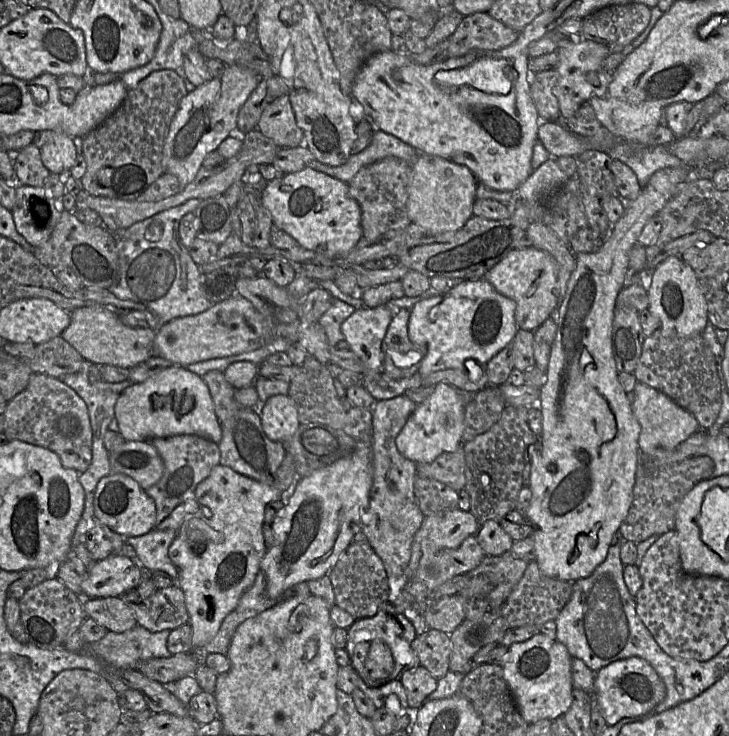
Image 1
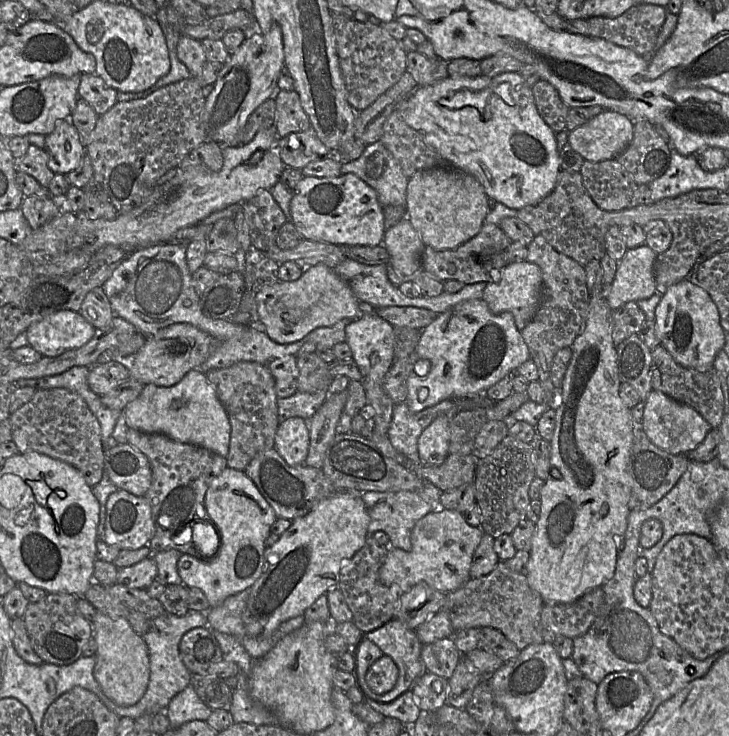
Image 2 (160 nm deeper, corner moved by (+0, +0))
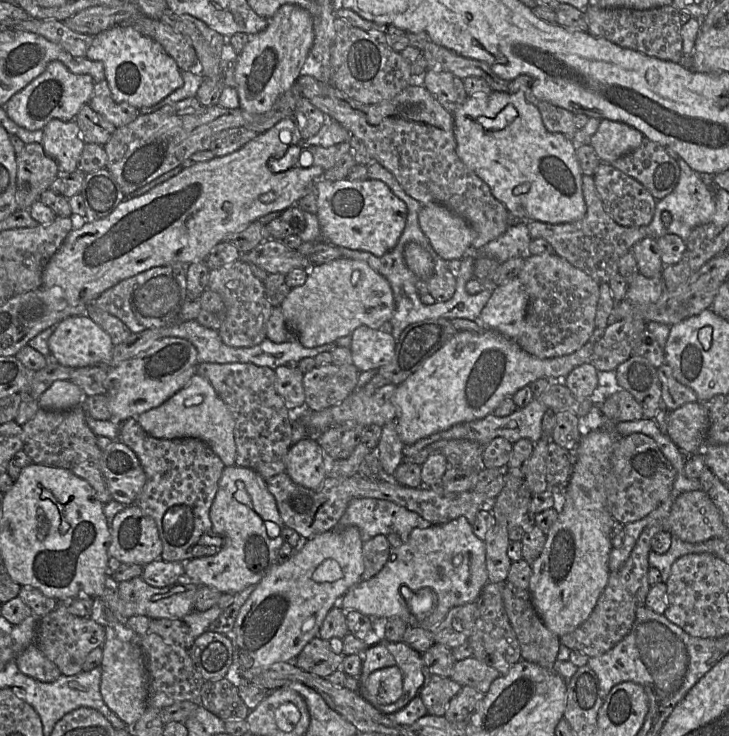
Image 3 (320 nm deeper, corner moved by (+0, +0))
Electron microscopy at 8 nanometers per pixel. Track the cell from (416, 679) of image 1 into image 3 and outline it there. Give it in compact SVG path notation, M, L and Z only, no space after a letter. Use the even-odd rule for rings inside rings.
M431 675L419 695L428 714L444 716L451 699L461 688L462 686L450 677Z

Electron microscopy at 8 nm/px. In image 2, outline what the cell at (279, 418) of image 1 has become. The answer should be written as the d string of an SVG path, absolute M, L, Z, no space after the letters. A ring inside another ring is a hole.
M291 417L280 422L275 436L275 449L288 465L305 464L309 442L309 421Z

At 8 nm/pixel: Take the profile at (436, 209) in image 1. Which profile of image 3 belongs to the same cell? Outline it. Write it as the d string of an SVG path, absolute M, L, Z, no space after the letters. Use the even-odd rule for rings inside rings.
M435 202L423 205L418 222L436 253L444 260L457 260L469 253L474 240L472 228L445 206Z

